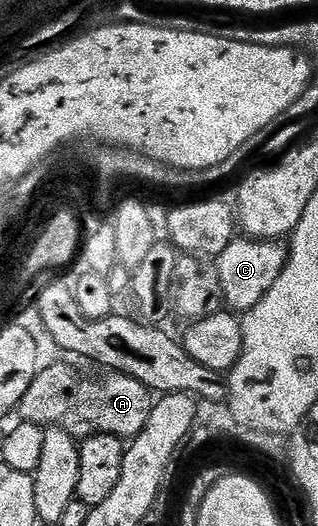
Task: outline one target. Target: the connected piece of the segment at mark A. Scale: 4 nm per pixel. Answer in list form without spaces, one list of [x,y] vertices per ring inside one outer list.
[[[51,364],[48,368],[47,365],[40,367],[38,374],[33,378],[33,386],[29,386],[25,398],[21,398],[18,415],[26,423],[42,424],[47,428],[60,428],[76,438],[96,436],[102,432],[120,438],[133,438],[141,434],[141,430],[145,430],[145,422],[149,422],[153,403],[151,389],[137,382],[137,378],[125,375],[124,372],[107,370],[99,375],[103,376],[90,376],[89,373],[82,372],[71,364]]]

